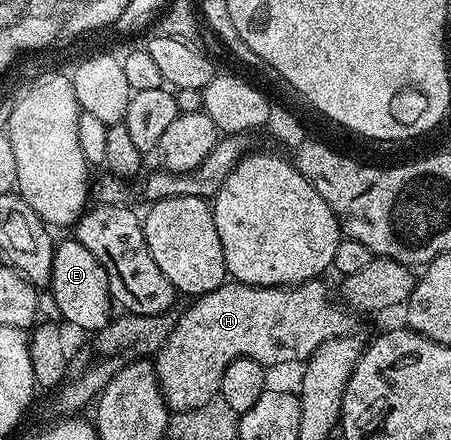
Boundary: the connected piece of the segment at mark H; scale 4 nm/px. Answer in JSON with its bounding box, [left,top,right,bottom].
[153,278,355,412]

